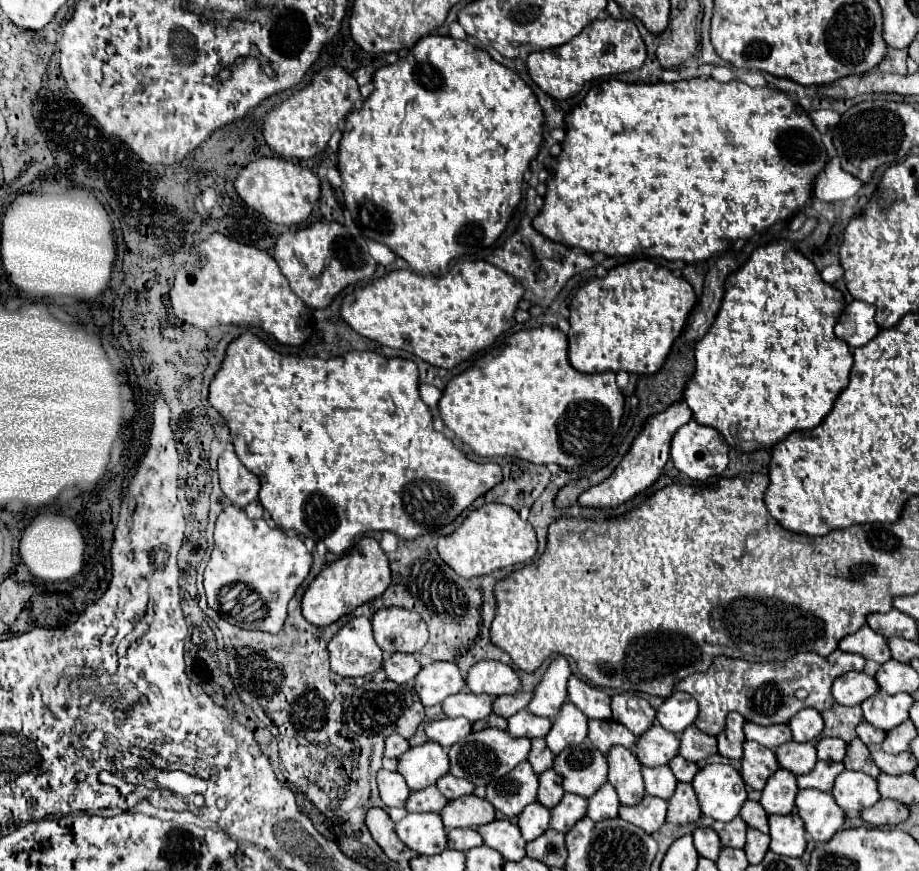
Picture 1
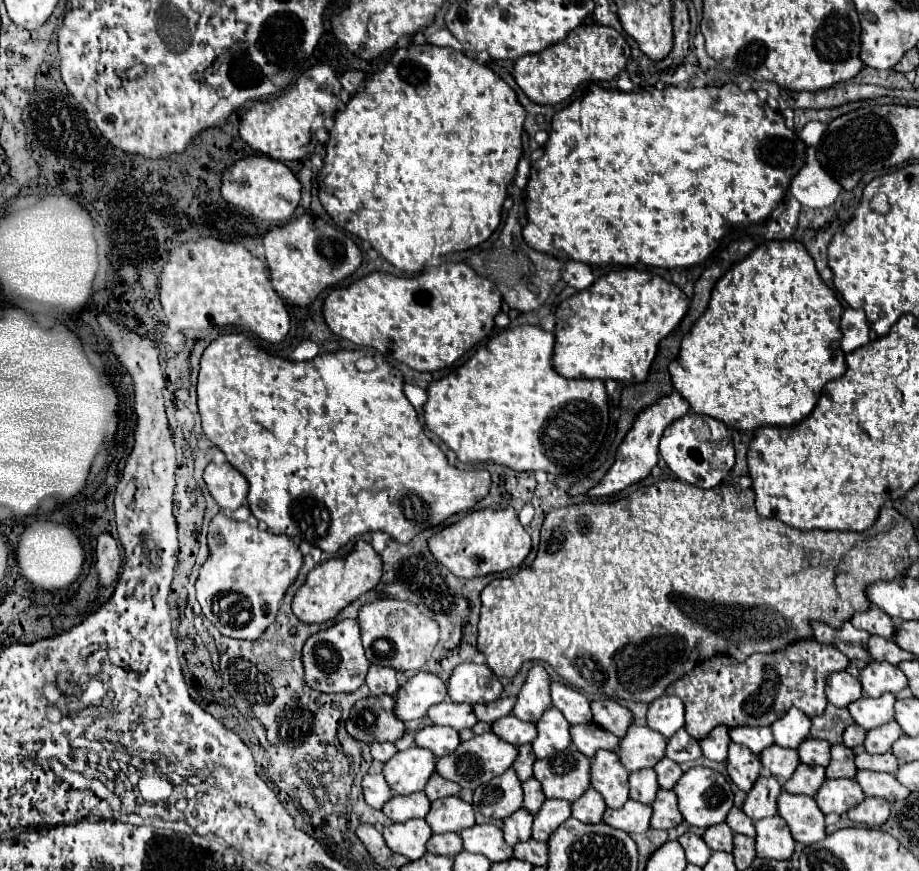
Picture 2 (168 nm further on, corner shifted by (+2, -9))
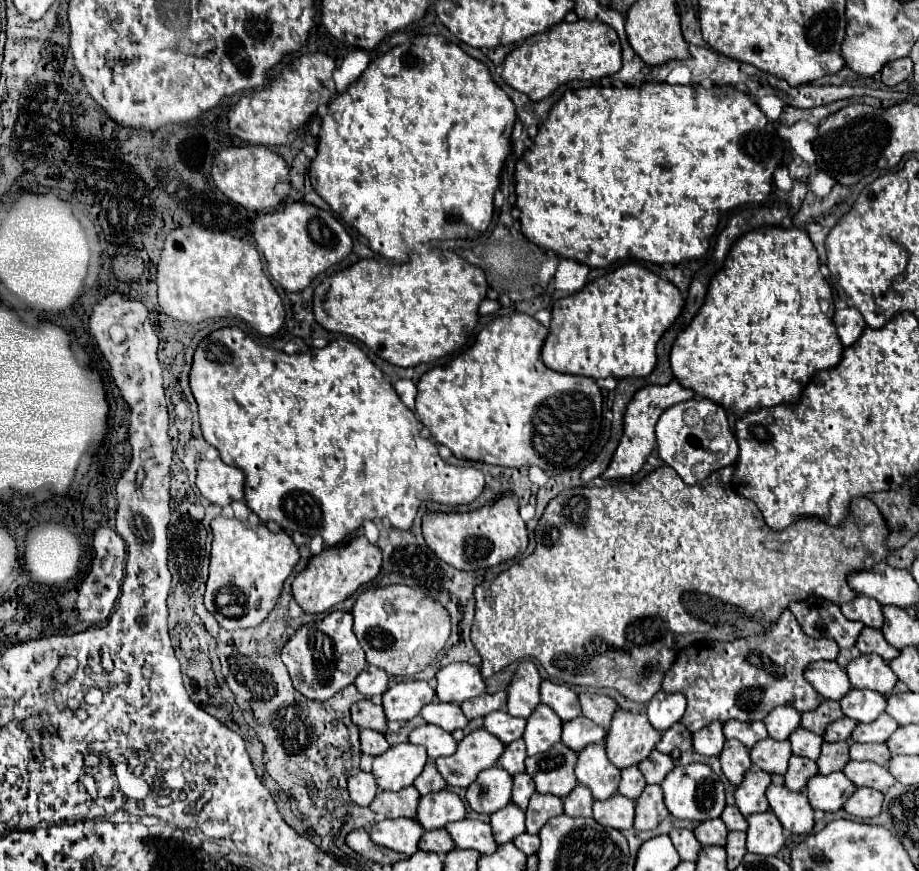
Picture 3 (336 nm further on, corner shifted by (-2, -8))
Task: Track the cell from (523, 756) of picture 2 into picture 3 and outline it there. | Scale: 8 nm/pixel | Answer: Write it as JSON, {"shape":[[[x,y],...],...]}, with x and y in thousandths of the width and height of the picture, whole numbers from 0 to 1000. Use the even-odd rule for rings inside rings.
{"shape":[[[565,848],[552,855],[550,865],[543,869],[543,878],[556,890],[571,887],[571,871],[573,871],[573,860],[569,855],[569,848]]]}

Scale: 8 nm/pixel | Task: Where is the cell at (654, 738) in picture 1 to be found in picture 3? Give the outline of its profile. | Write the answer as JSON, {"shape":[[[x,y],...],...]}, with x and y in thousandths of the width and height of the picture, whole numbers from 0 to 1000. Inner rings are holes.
{"shape":[[[674,814],[665,828],[658,853],[663,874],[674,883],[695,878],[695,874],[702,874],[708,867],[717,846],[719,842],[704,828],[702,819]]]}

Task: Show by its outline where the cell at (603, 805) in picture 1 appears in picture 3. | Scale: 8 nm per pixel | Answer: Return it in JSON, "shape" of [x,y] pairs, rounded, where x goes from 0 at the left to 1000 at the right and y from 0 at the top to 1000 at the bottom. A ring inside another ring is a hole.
{"shape":[[[628,901],[615,917],[613,917],[613,929],[615,936],[621,938],[645,938],[643,933],[643,924],[645,924],[645,915],[643,908],[634,901]]]}

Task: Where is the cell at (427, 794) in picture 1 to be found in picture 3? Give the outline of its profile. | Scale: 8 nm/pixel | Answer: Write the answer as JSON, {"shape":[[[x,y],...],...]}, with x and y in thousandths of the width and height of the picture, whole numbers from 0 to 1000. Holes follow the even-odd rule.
{"shape":[[[452,904],[436,906],[432,910],[415,908],[406,922],[404,931],[408,931],[412,938],[430,940],[430,938],[452,938],[452,929],[456,924],[456,908]]]}

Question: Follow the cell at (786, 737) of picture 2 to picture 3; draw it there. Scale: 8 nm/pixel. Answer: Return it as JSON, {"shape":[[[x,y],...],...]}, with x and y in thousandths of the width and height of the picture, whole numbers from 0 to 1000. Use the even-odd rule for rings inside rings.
{"shape":[[[843,812],[835,823],[832,832],[837,839],[837,846],[843,851],[854,851],[859,844],[872,835],[872,819],[861,812]]]}

